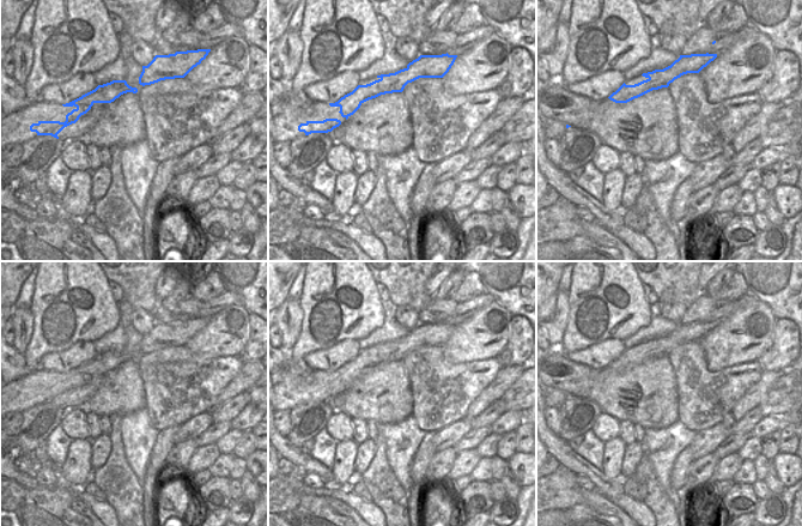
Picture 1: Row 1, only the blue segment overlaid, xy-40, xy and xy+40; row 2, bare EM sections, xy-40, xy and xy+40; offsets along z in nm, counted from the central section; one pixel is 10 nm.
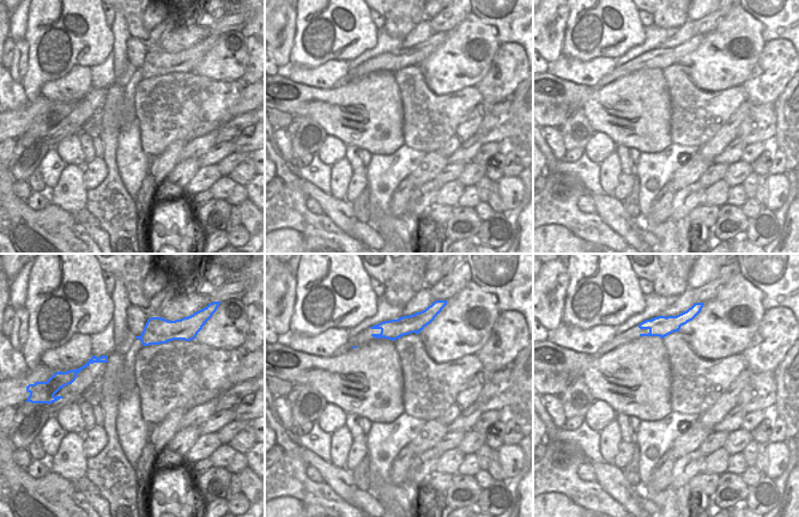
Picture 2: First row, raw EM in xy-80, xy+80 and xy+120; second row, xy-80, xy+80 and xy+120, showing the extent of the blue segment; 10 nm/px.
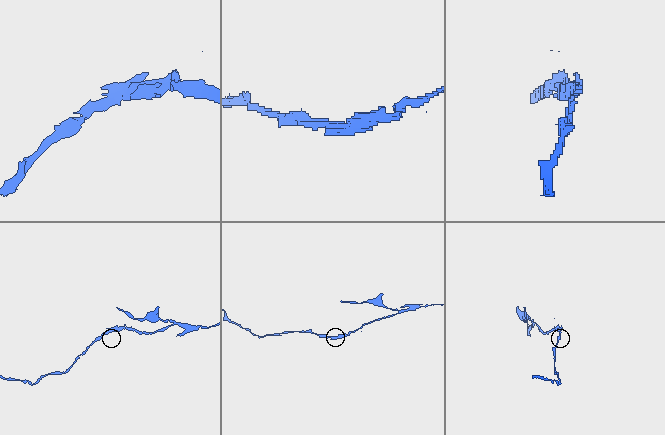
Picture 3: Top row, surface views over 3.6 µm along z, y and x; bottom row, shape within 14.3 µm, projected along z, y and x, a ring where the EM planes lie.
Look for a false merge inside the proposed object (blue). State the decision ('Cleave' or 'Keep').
Cleave

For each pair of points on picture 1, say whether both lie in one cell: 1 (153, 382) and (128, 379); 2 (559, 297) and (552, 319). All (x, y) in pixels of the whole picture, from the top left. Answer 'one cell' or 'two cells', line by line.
1: two cells
2: one cell

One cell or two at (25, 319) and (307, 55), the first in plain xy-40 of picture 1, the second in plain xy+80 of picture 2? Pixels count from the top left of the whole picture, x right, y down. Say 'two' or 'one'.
two

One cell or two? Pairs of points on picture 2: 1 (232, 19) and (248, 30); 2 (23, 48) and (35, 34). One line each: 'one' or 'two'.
1: two
2: two

